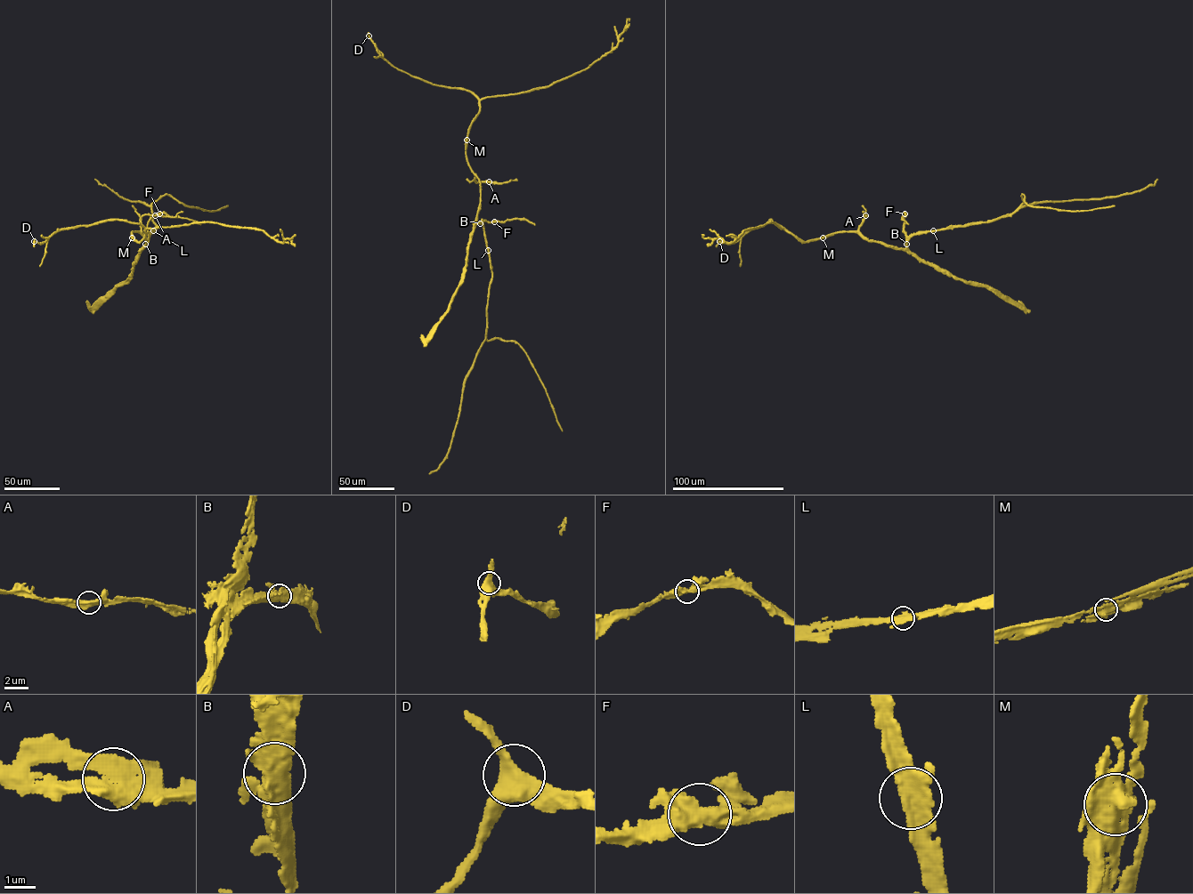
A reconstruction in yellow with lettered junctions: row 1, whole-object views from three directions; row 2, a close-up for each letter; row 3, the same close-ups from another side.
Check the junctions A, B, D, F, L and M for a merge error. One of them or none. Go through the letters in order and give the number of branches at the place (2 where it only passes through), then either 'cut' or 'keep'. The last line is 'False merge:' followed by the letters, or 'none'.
A: branches 3; keep
B: branches 3; keep
D: branches 3; keep
F: branches 3; keep
L: branches 3; keep
M: branches 3; keep
False merge: none

